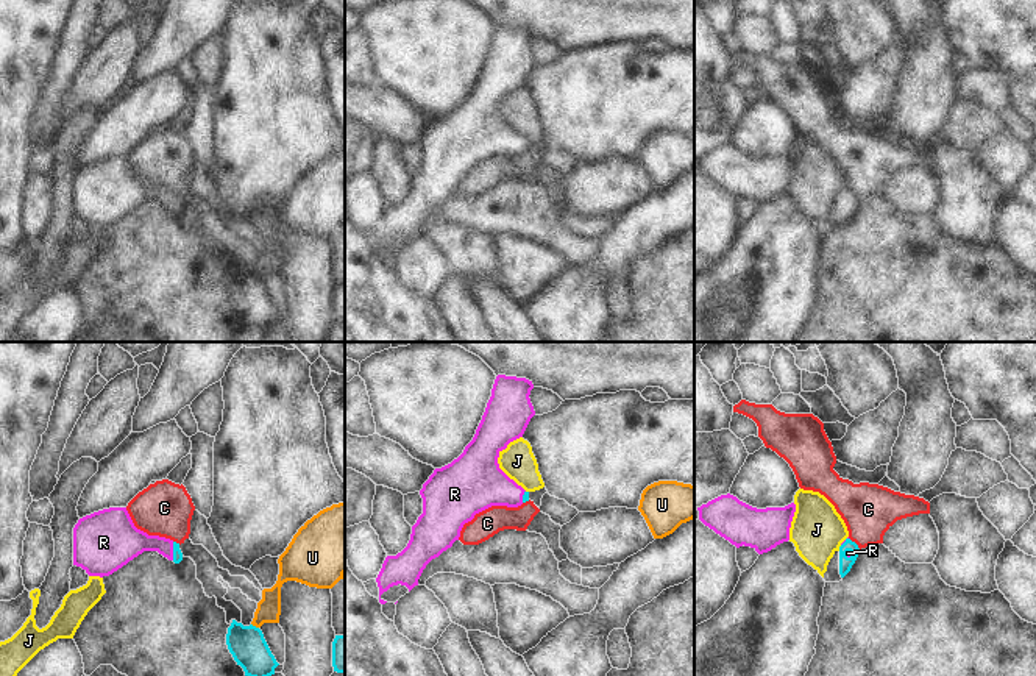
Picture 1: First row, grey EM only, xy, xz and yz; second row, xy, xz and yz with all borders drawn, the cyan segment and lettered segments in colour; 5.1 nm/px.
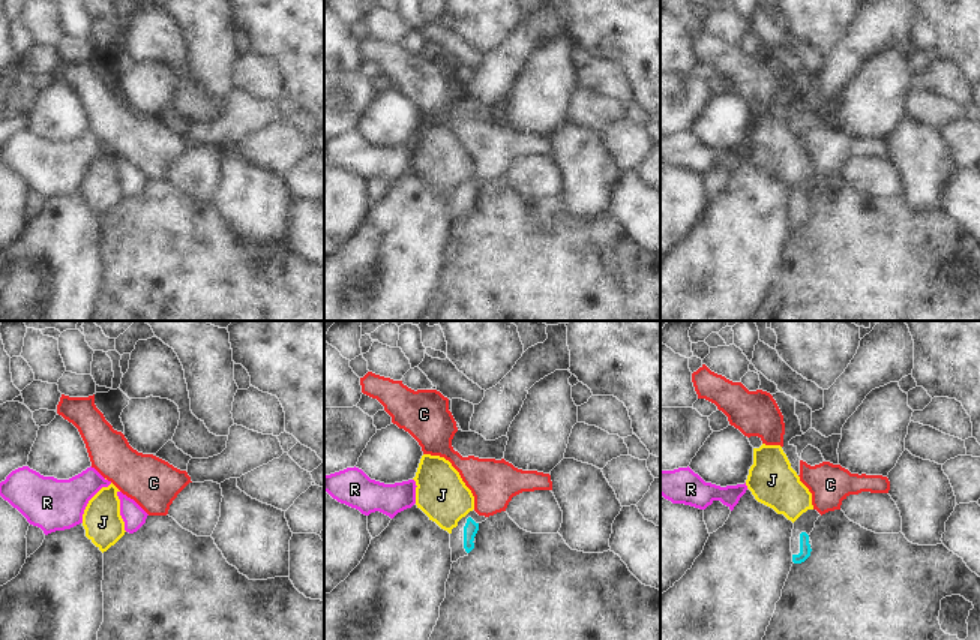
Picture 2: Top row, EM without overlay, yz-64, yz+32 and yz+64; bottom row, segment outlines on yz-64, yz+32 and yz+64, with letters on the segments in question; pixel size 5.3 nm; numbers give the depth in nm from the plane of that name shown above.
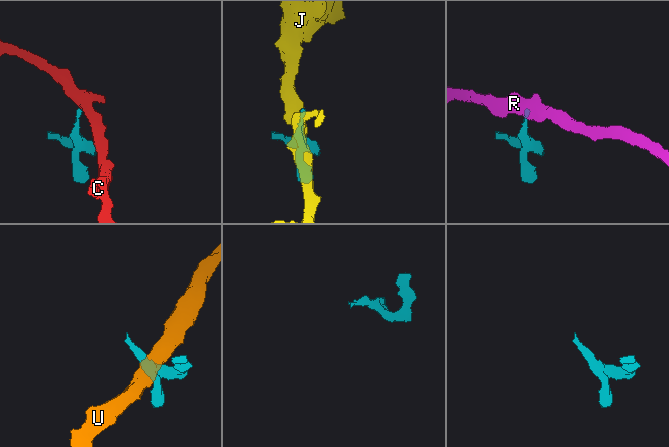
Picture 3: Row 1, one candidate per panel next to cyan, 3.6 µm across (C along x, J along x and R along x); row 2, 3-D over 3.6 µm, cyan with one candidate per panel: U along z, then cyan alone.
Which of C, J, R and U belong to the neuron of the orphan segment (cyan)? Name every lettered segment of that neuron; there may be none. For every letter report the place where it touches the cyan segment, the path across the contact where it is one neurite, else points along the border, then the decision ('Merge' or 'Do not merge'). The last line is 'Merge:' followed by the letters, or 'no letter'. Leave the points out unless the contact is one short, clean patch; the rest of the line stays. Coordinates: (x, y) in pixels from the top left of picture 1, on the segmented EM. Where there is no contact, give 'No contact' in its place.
C: Touches cyan at yz (855, 544). Boundary: yz (849, 537), (860, 548). Do not merge
J: Touches cyan at yz (840, 548). Boundary: yz (841, 545), (838, 550). Do not merge
R: Touches cyan at xy (173, 551). Path across: xy (177, 553), (173, 551), (159, 544), (127, 542). Merge
U: Touches cyan at xy (255, 626). Boundary: xy (251, 623), (258, 628). Do not merge
Merge: R.

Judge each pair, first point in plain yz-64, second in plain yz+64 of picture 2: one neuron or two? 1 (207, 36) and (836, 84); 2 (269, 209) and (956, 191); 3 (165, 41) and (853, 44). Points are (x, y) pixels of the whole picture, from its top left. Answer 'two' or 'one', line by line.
1: two
2: two
3: two

